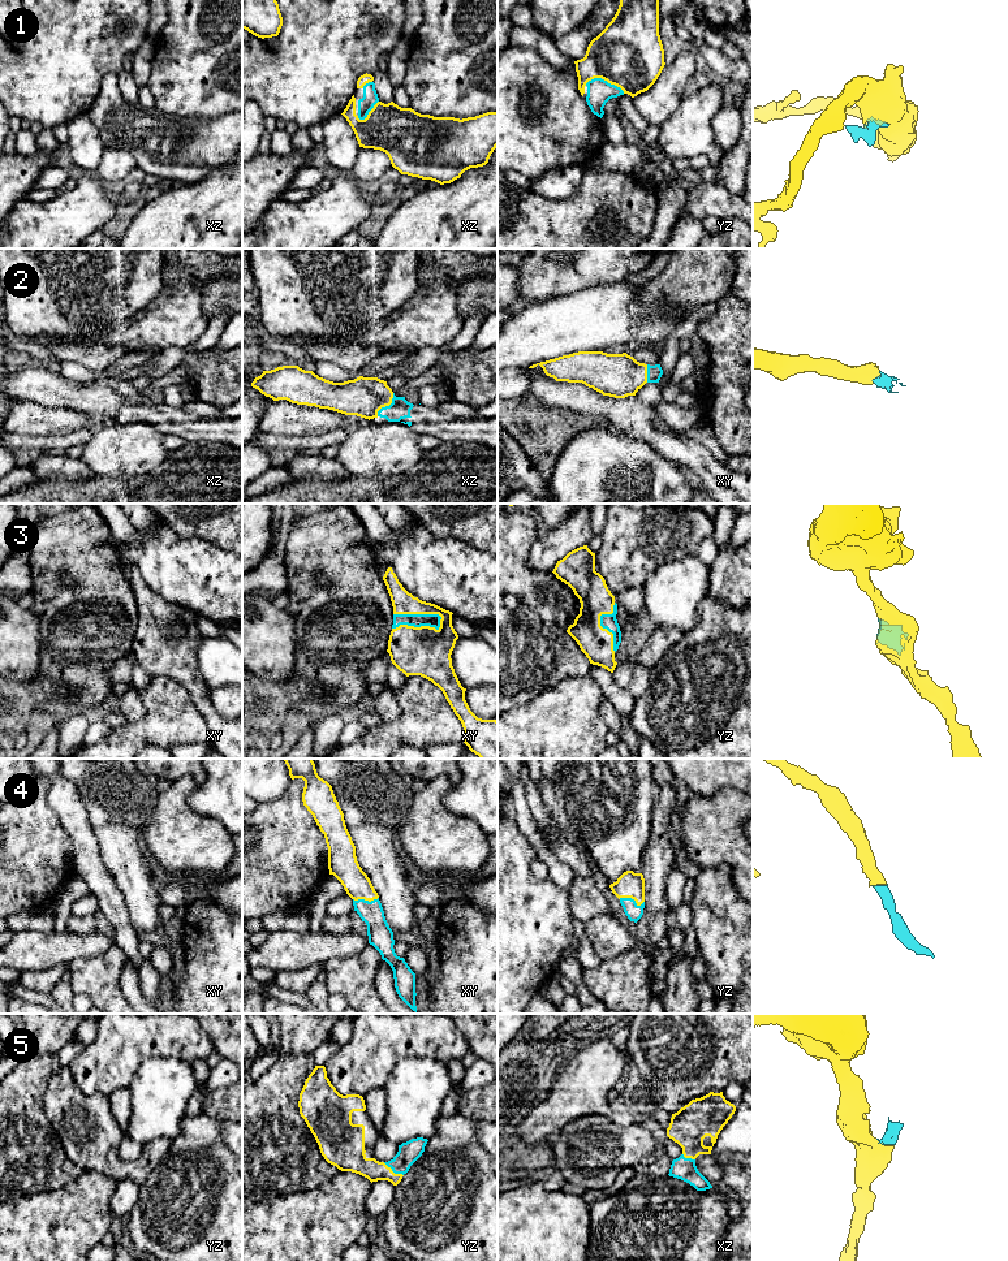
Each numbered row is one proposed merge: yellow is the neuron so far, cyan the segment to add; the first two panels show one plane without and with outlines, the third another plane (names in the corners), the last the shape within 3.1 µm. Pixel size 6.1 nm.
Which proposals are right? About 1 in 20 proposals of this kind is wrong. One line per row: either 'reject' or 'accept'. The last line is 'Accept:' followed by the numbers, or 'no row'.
1: accept
2: accept
3: accept
4: accept
5: accept
Accept: 1, 2, 3, 4, 5

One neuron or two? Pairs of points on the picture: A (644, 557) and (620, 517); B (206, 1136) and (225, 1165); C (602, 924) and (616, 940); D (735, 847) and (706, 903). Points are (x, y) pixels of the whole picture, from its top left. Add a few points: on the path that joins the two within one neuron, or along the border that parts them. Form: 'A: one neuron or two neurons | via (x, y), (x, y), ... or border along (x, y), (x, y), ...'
A: one neuron | via (634, 547), (634, 540), (627, 527)
B: one neuron | via (209, 1143), (211, 1151), (219, 1158)
C: one neuron | via (604, 928), (612, 936)
D: two neurons | border along (701, 868), (714, 868), (726, 864), (739, 890)

